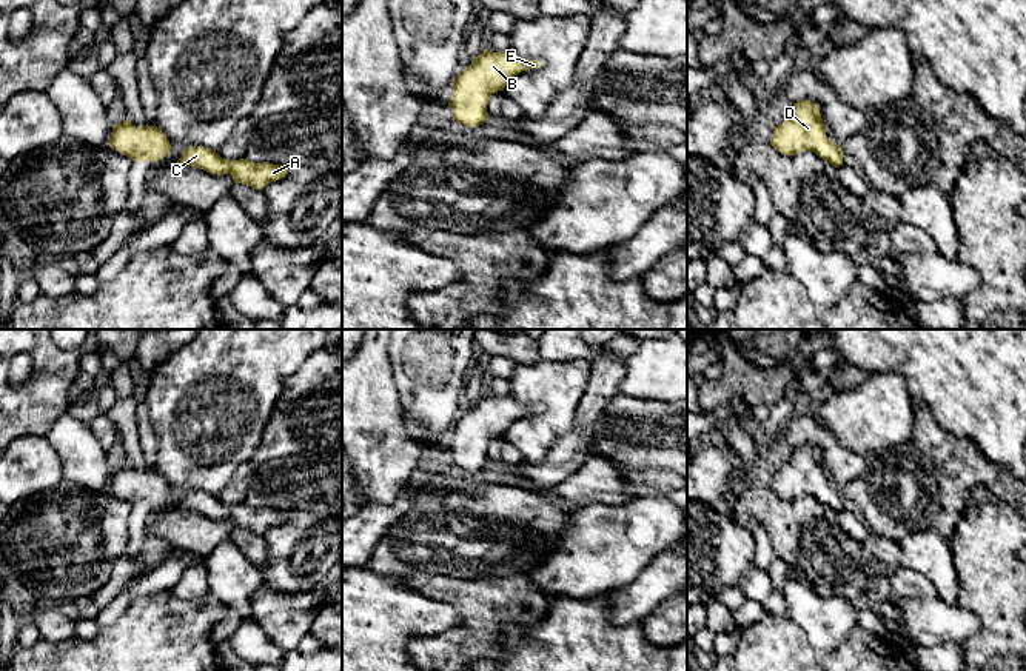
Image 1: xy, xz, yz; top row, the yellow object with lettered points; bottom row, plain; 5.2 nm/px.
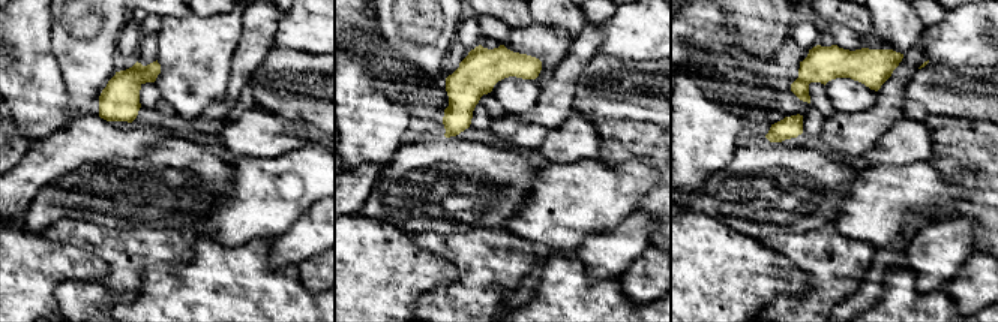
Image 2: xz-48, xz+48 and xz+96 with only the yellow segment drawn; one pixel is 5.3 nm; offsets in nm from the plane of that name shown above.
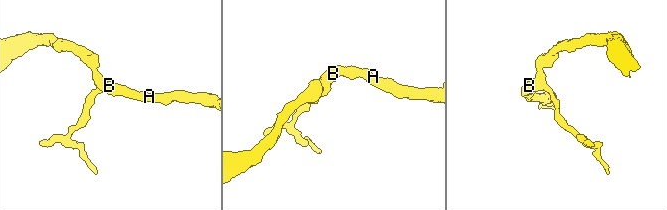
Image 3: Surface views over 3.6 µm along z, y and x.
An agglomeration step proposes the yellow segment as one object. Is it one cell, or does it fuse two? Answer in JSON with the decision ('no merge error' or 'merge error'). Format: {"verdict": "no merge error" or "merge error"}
{"verdict": "no merge error"}

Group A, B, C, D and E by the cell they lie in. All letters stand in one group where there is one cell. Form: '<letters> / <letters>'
A B C D E

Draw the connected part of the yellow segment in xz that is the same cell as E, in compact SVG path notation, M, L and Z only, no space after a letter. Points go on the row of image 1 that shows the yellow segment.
M484 49L451 83L453 95L448 106L453 120L468 128L482 125L488 119L490 97L504 91L519 72L538 68L541 62L516 57L510 49L502 52Z

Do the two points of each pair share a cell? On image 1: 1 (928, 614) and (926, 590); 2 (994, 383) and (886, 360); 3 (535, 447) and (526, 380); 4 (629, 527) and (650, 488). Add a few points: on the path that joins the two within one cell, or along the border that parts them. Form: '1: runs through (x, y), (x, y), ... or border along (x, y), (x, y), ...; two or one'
1: border along (892, 585), (892, 591), (900, 597), (937, 596); two
2: runs through (968, 360), (912, 360); one
3: runs through (543, 430), (550, 422), (550, 405), (543, 397); one
4: border along (670, 499), (638, 497), (632, 500); two

